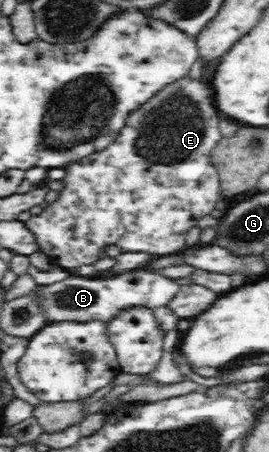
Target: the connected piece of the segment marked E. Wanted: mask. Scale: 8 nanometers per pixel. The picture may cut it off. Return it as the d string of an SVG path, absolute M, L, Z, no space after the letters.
M181 78L179 82L173 82L173 86L167 86L149 102L149 106L137 110L117 144L111 144L109 150L103 150L101 154L91 154L85 162L77 162L73 170L67 170L67 190L61 200L43 216L25 222L36 238L39 252L49 257L52 265L68 272L84 265L91 268L106 256L103 251L108 245L117 245L123 253L141 252L155 257L183 251L187 231L197 227L197 221L209 216L215 210L215 204L223 200L217 163L213 161L221 140L219 118L213 106L209 106L211 98L207 88L209 83L203 78Z

